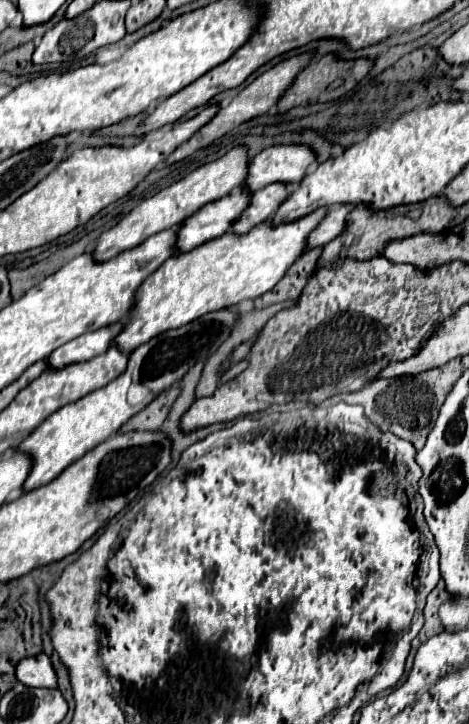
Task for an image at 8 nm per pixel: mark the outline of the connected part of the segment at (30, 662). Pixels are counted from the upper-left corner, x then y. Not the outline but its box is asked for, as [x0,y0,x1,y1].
[15,653,57,687]

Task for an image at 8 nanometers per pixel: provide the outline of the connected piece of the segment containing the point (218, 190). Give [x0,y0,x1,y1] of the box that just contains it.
[91,147,249,261]

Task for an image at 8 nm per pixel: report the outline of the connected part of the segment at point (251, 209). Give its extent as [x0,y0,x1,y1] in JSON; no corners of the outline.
[233,183,291,235]

